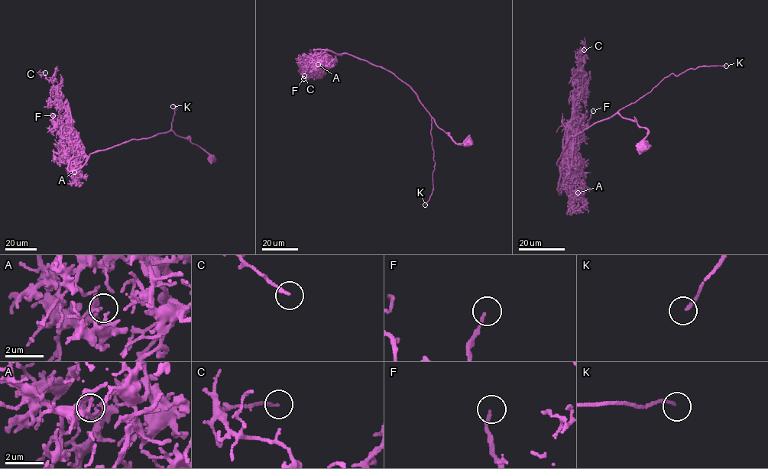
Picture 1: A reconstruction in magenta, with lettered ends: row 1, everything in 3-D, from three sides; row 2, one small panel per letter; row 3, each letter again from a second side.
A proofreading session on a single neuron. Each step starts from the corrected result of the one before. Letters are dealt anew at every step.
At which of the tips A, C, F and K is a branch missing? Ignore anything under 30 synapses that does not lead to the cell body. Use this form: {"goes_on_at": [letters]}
{"goes_on_at": ["K"]}

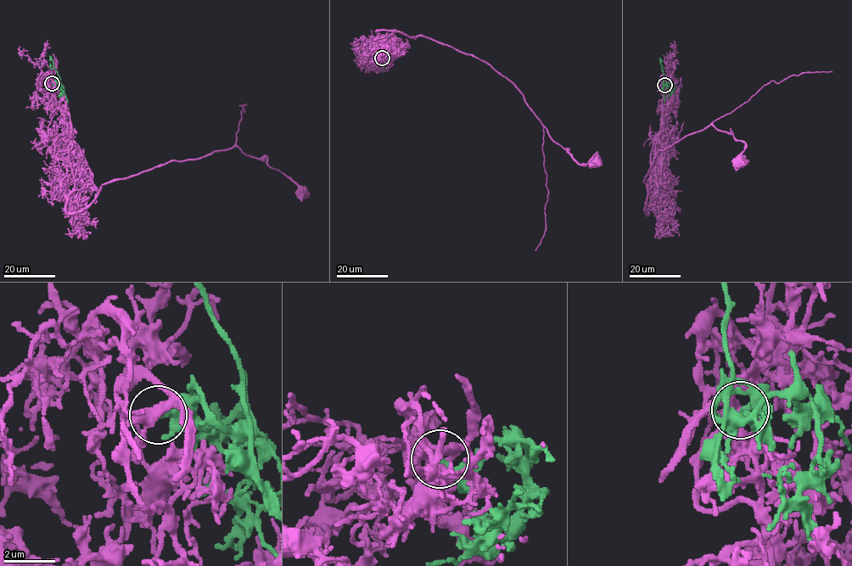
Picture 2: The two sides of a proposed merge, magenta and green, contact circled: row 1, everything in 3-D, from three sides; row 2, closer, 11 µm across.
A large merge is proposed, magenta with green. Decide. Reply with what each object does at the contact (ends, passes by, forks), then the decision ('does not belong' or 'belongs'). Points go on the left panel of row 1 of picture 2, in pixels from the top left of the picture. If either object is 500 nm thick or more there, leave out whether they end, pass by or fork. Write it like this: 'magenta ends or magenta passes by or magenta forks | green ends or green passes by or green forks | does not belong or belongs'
magenta forks | green ends | belongs

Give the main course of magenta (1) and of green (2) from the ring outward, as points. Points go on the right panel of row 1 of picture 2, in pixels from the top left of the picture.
1: (665, 84), (663, 125), (650, 152), (647, 215), (643, 182), (658, 150), (712, 125), (745, 143), (740, 160)
2: (665, 84), (662, 84), (664, 71), (659, 58)

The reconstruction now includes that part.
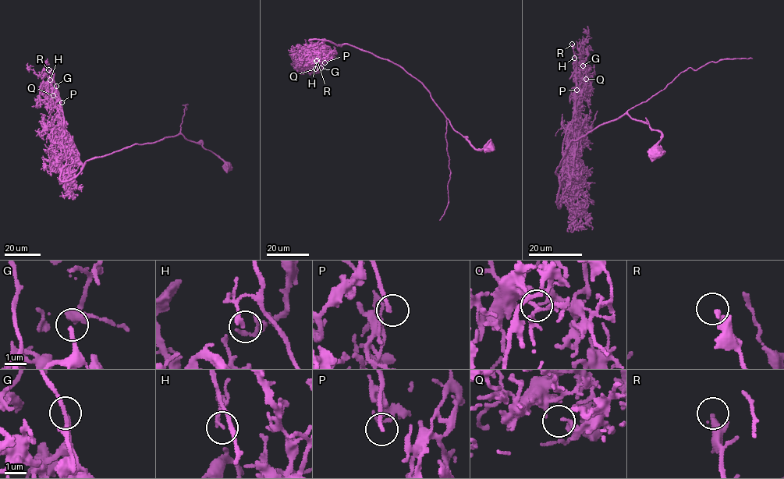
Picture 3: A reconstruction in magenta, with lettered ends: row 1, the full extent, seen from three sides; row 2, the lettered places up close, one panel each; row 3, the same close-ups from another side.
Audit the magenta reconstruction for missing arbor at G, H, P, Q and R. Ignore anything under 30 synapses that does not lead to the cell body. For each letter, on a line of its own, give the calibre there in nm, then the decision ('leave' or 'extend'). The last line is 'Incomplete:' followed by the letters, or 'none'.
G: calibre 180 nm; leave
H: calibre 160 nm; leave
P: calibre 170 nm; leave
Q: calibre 150 nm; leave
R: calibre 180 nm; extend
Incomplete: R

